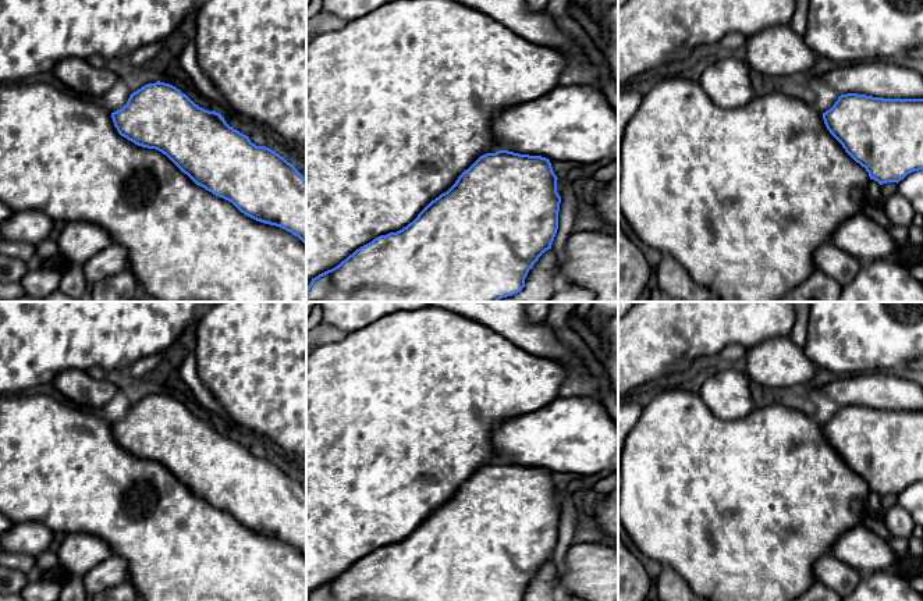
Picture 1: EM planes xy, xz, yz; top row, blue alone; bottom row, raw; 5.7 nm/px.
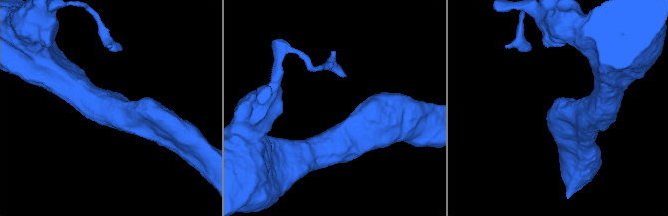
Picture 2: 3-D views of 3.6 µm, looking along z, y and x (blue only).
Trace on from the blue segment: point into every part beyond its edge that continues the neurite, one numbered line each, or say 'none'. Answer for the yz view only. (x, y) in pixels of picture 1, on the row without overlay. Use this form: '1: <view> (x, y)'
1: yz (742, 509)

